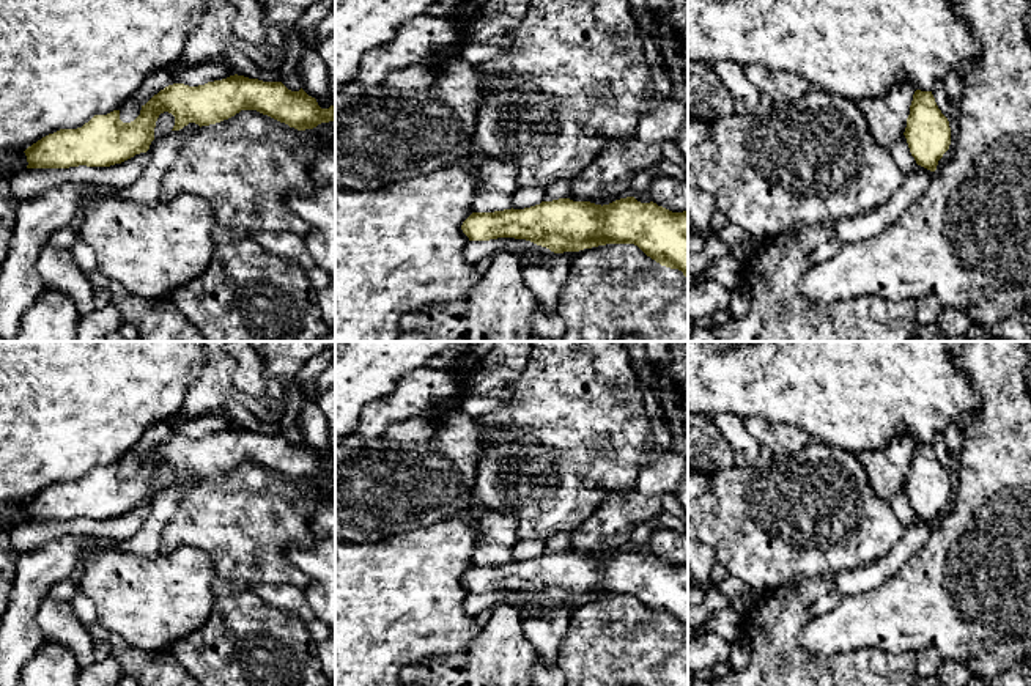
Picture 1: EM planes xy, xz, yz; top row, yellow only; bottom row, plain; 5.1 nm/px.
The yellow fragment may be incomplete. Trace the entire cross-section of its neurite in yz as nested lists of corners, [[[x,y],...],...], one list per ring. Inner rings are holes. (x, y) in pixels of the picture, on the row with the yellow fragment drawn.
[[[915,91],[904,135],[916,164],[935,172],[949,149],[951,127],[932,91]]]

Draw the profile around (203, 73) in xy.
[[[214,60],[197,66],[175,68],[172,69],[172,76],[176,83],[198,87],[208,82],[227,79],[235,76],[235,72],[224,61]]]

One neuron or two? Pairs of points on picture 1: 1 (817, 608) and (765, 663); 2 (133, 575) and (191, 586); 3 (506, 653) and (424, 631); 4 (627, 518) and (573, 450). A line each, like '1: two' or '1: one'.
1: two
2: one
3: two
4: two

